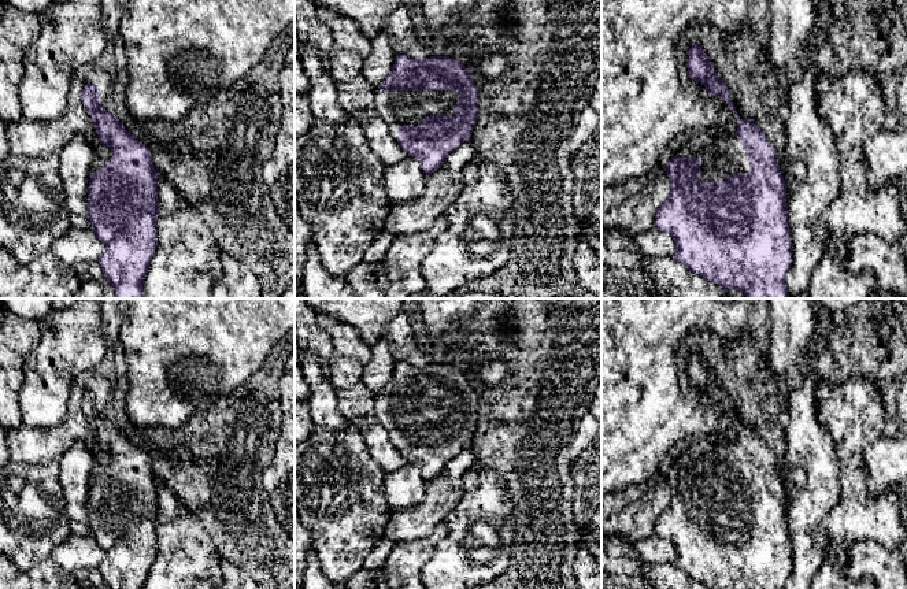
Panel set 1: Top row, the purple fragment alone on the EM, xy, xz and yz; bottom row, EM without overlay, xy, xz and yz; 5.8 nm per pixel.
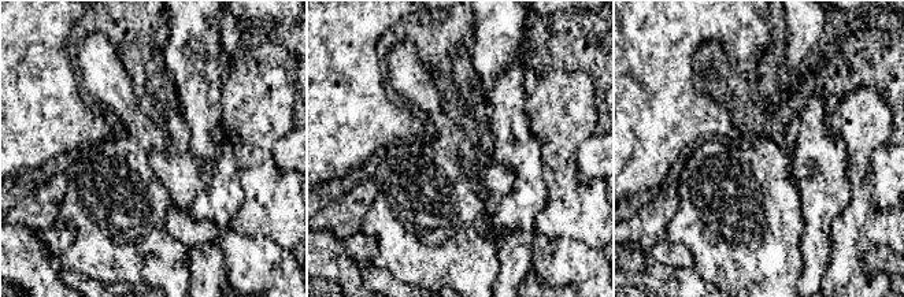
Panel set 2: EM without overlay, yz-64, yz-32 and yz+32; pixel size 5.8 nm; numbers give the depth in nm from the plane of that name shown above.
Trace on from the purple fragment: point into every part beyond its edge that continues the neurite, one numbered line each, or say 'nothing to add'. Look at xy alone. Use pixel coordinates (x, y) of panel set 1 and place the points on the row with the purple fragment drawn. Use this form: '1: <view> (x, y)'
1: xy (100, 160)

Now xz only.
1: xz (396, 108)

